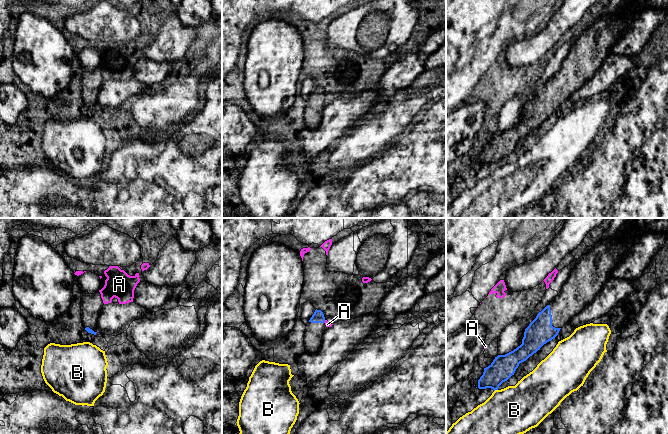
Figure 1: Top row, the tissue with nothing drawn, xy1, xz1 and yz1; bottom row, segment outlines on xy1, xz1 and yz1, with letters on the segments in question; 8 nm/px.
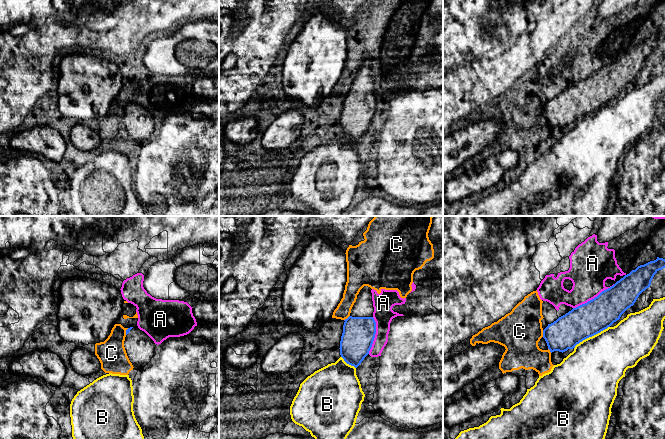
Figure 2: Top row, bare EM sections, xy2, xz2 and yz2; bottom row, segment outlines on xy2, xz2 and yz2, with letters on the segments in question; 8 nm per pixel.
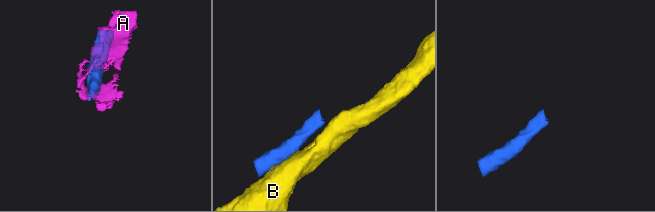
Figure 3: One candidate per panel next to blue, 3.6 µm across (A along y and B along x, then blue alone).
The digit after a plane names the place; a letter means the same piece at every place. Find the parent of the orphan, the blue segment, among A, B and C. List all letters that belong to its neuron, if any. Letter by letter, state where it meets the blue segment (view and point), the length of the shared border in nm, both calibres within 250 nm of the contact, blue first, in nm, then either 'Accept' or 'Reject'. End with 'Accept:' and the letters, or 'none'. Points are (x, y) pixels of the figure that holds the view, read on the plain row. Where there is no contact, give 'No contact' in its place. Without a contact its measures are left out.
A: Touches blue at yz2 (594, 74). Shared border 380 nm. Thickness 260 nm (blue) against 320 nm. Reject
B: Touches blue at yz2 (591, 112). Shared border 340 nm. Thickness 260 nm (blue) against 440 nm. Reject
C: Touches blue at yz2 (543, 109). Shared border 60 nm. Thickness 260 nm (blue) against 340 nm. Reject
Accept: none

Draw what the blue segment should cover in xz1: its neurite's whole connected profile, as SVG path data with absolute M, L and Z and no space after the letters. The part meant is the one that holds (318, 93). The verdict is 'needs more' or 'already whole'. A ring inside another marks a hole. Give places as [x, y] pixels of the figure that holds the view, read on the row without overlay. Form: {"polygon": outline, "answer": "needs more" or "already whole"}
{"polygon": "M315 86L306 100L304 122L306 129L316 129L321 121L322 112L327 105L325 93L321 86Z", "answer": "needs more"}

